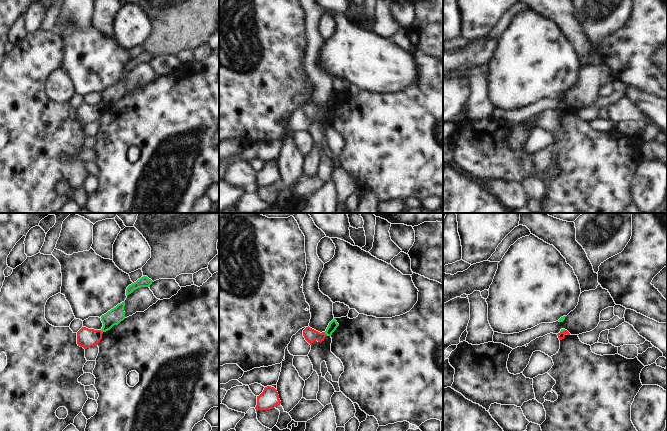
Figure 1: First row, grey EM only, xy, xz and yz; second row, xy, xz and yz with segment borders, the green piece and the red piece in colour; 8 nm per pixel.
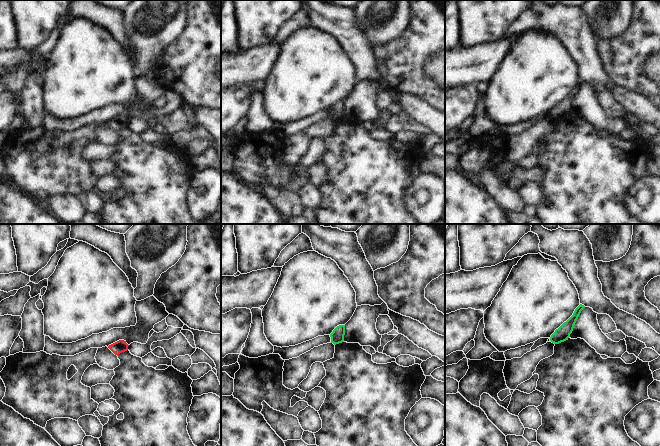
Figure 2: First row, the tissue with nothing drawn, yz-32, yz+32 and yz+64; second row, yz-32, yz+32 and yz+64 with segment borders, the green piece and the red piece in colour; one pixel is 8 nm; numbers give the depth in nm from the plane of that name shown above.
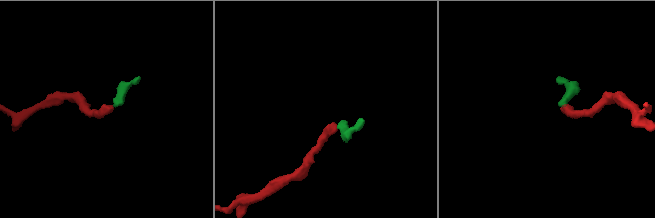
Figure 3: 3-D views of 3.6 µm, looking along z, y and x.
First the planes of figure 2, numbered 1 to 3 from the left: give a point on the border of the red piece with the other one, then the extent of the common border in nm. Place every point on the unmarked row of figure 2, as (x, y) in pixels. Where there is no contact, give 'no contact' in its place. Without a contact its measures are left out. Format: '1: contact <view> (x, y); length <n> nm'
1: no contact
2: no contact
3: no contact

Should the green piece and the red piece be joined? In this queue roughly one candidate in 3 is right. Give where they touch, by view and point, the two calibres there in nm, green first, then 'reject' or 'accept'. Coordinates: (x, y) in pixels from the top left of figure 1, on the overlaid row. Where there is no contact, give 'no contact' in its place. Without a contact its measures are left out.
contact xz (325, 333); calibres 70 and 110 nm; reject

